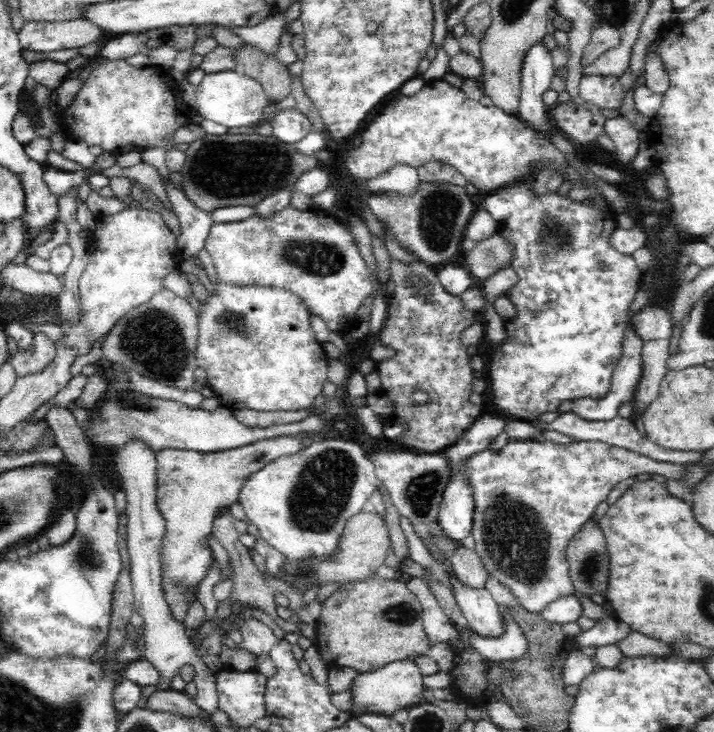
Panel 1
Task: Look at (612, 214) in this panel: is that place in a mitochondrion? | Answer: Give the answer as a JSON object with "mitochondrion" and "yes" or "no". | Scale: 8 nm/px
{"mitochondrion":"no"}

